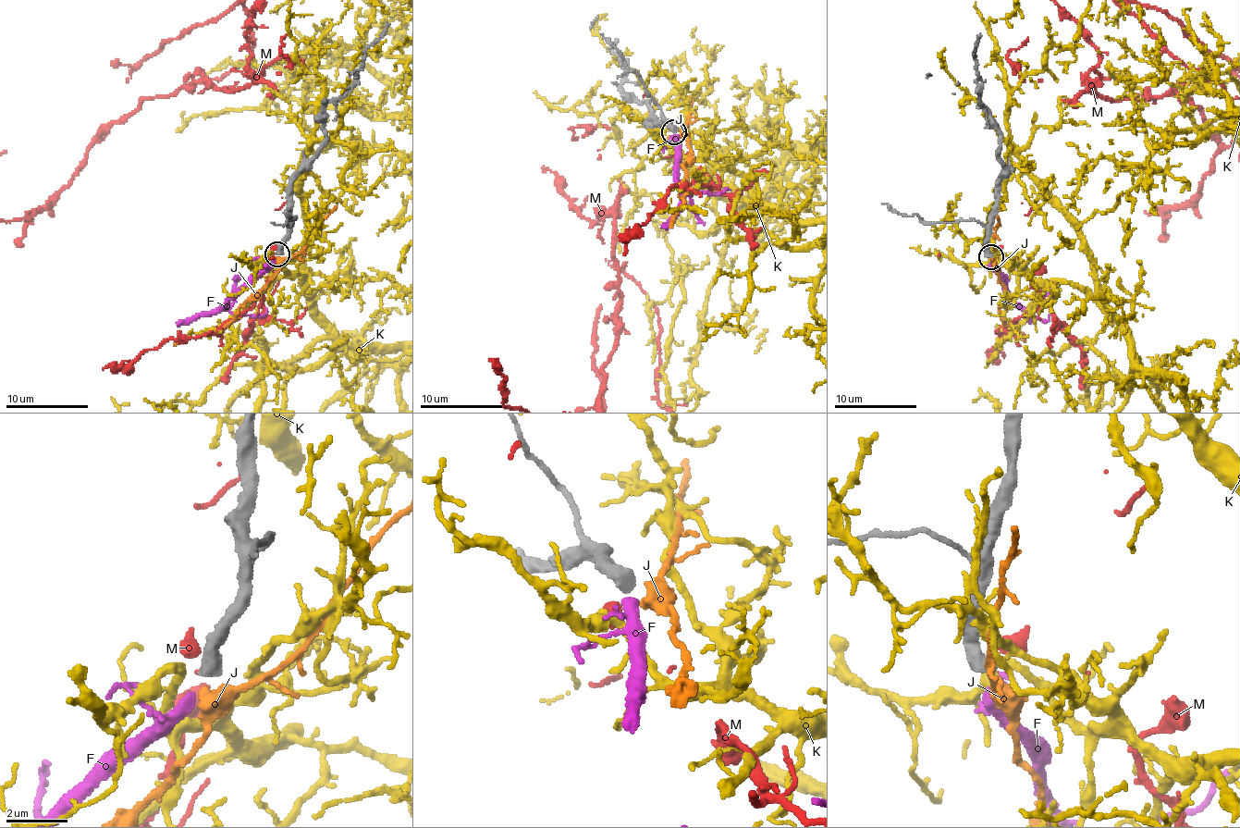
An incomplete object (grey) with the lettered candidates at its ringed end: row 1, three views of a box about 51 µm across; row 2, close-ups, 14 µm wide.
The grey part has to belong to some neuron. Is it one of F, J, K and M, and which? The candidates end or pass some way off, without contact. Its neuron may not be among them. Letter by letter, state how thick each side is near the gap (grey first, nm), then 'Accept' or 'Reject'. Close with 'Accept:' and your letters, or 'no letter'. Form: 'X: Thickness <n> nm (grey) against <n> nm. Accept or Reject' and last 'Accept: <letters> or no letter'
F: Thickness 500 nm (grey) against 360 nm. Accept
J: Thickness 500 nm (grey) against 480 nm. Reject
K: Thickness 500 nm (grey) against 280 nm. Reject
M: Thickness 500 nm (grey) against 440 nm. Reject
Accept: F

